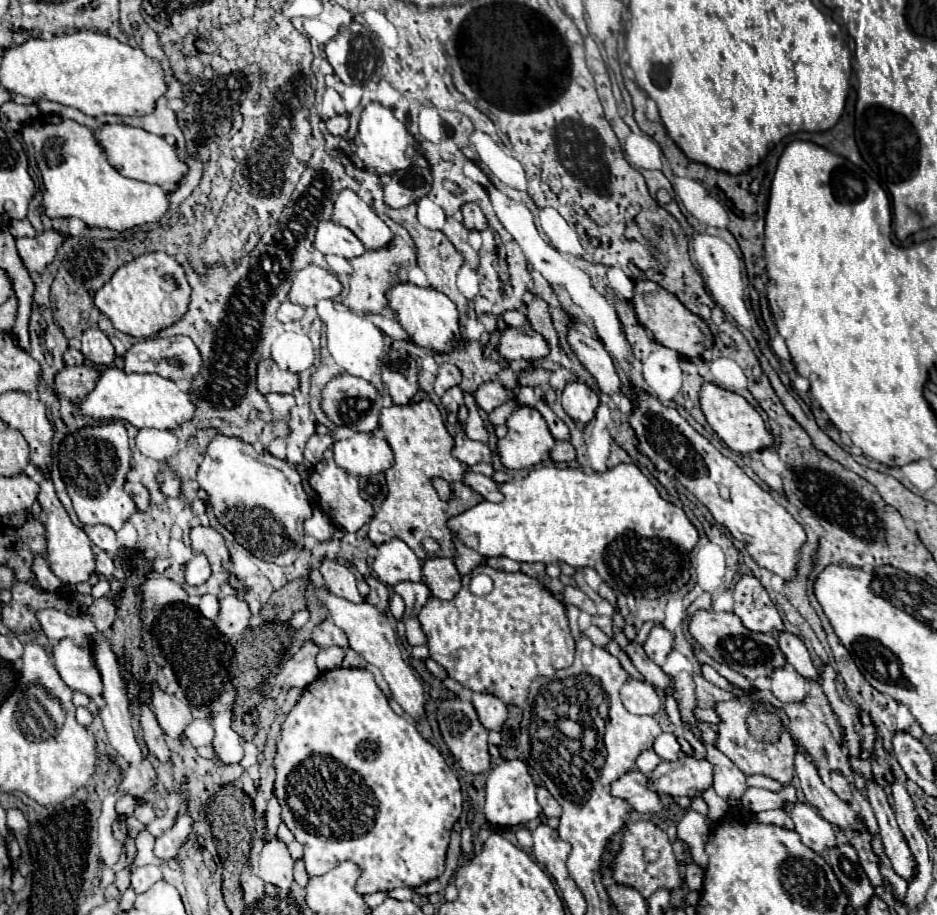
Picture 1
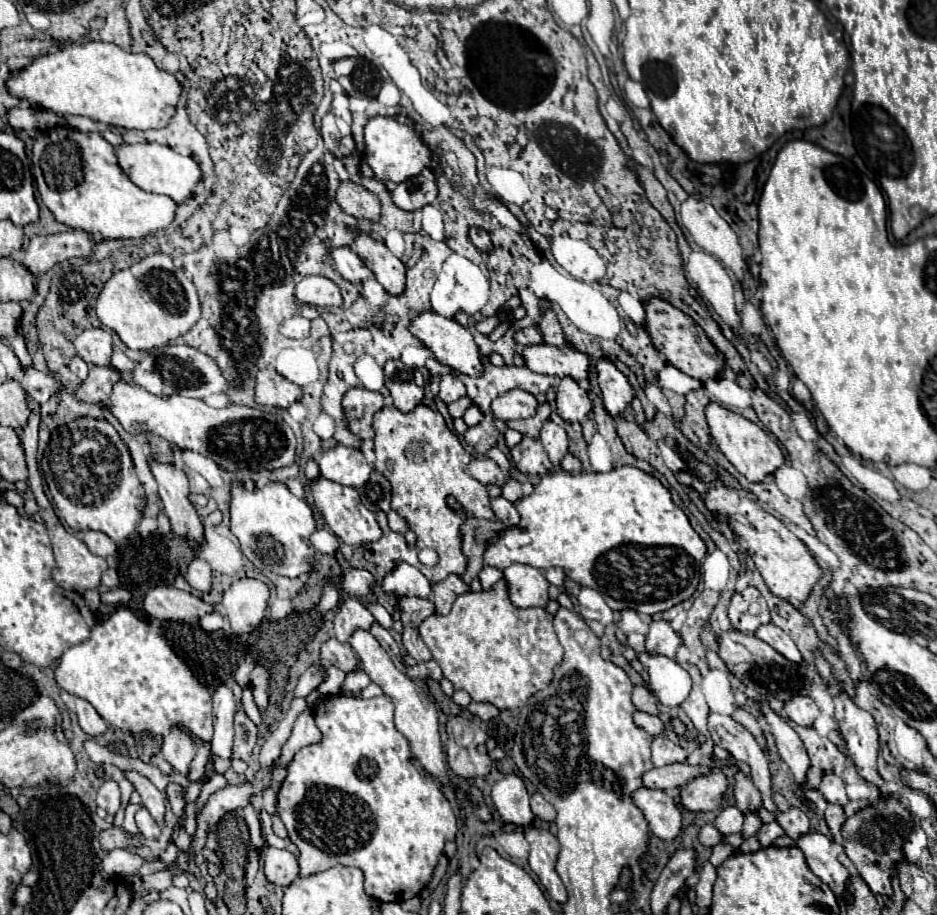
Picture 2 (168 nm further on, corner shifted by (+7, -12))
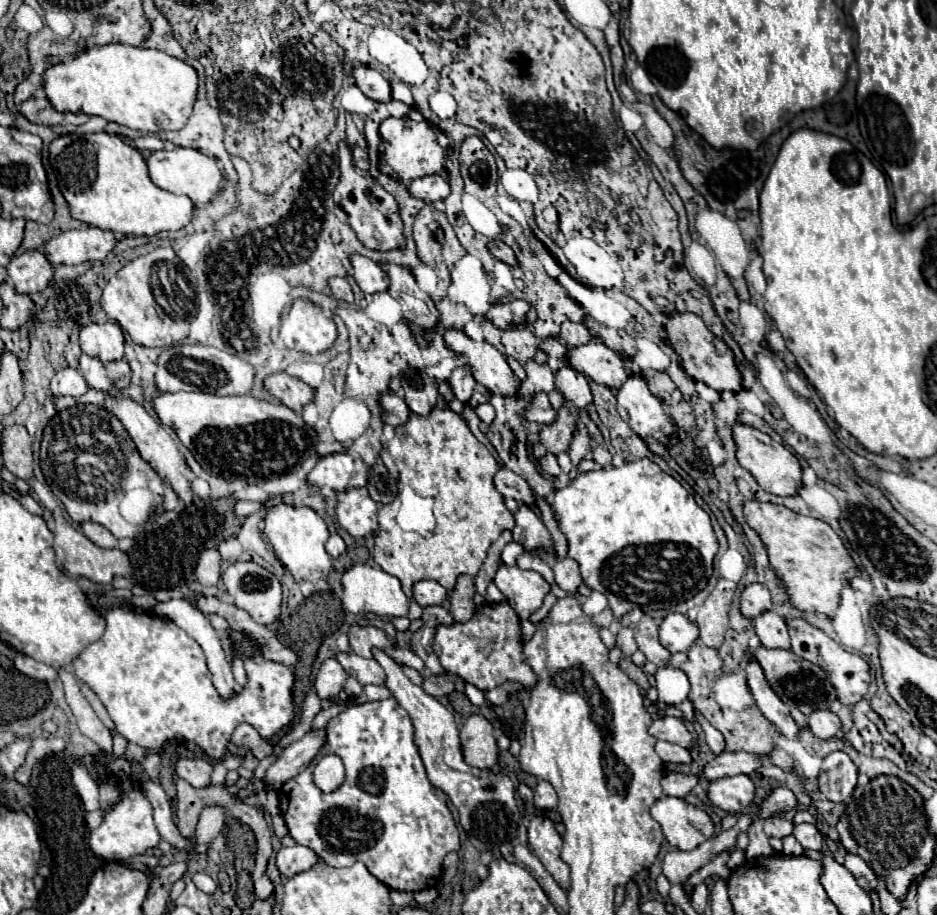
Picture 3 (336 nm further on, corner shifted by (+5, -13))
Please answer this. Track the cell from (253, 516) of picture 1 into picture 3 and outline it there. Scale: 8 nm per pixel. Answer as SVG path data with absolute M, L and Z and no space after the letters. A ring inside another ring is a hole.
M278 503L270 507L264 519L264 535L276 559L294 575L296 581L320 581L328 577L332 569L332 557L326 553L324 543L330 533L324 519L314 509L288 503Z

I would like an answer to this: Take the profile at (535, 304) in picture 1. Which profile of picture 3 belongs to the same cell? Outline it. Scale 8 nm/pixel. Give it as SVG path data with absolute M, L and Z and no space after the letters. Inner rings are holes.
M564 321L560 325L560 335L558 335L560 341L564 341L568 347L578 347L578 345L584 345L592 339L590 331L586 329L586 325L582 323L572 323L572 321Z

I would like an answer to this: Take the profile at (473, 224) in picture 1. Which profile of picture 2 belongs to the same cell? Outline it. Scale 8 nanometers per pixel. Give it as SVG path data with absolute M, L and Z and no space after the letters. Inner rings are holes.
M472 228L472 230L470 230L470 240L472 240L474 246L480 248L482 252L492 252L492 250L494 250L488 232L482 230L482 228Z

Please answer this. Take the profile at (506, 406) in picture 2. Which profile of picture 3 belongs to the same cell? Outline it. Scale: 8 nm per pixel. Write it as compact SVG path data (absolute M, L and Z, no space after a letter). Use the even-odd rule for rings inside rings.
M536 393L522 409L522 417L534 423L552 423L556 419L556 409L548 401L548 393Z

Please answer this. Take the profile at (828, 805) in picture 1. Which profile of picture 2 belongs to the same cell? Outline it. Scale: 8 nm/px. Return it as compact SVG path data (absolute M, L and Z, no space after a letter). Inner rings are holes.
M760 698L760 712L764 716L764 720L768 722L770 730L772 730L772 736L776 740L776 746L778 746L778 752L782 756L782 760L790 766L792 770L792 776L794 776L794 782L796 782L796 790L800 790L800 784L804 784L804 778L806 778L806 770L810 766L810 760L808 760L808 754L806 754L806 748L802 744L802 740L798 738L798 734L788 726L788 722L784 718L780 718L768 704L766 698Z

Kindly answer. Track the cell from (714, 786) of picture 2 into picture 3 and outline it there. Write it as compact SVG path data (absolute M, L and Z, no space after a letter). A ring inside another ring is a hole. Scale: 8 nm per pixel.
M734 775L722 777L710 783L708 799L712 805L728 811L740 813L754 797L754 783L748 775Z

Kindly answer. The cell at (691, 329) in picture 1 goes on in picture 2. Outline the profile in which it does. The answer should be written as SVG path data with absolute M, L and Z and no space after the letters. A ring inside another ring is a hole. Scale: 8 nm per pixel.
M652 298L646 304L646 330L652 338L652 344L666 356L666 360L682 370L684 374L696 378L696 380L712 380L718 378L718 374L724 370L724 356L722 352L708 340L704 330L682 310L674 308L670 302L662 298Z

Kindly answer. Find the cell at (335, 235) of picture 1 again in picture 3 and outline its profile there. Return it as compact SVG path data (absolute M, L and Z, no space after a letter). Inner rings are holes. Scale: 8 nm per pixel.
M350 255L350 263L352 263L352 277L356 279L358 287L364 293L378 293L378 291L386 291L388 289L388 275L380 269L378 263L370 261L368 257L362 255Z

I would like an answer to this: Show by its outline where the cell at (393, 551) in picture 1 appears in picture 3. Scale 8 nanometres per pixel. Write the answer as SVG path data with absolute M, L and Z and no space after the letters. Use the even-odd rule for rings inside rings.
M424 579L424 581L414 583L412 591L414 591L414 601L420 607L442 605L446 601L446 597L448 597L448 589L444 589L440 583L430 581L430 579Z

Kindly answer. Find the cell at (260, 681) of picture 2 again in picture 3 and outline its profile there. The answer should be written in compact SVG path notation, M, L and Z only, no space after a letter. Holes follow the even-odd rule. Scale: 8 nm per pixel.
M114 607L106 615L106 633L86 647L72 663L74 675L86 683L102 701L106 711L110 713L110 719L114 721L120 735L124 735L130 743L136 743L144 749L160 749L164 741L194 741L200 745L210 757L220 759L226 755L226 745L230 741L232 731L240 723L250 723L258 729L258 733L268 739L280 729L284 729L294 713L292 713L292 685L294 675L292 669L274 663L274 661L254 661L246 659L244 669L248 675L248 685L232 699L222 701L212 685L212 675L206 667L204 651L202 647L176 623L170 619L156 619L150 615L144 615L129 611L124 607Z

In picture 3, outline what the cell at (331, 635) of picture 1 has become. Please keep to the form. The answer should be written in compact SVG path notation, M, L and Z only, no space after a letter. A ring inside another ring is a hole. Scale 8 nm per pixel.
M340 651L336 653L334 659L344 667L344 671L350 677L358 679L362 685L366 685L366 683L384 685L384 671L374 659L364 659L354 653L340 653Z

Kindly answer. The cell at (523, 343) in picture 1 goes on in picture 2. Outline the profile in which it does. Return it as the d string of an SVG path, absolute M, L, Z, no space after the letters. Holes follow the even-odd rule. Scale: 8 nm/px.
M538 344L538 346L526 346L522 350L522 356L526 360L526 366L534 372L548 374L548 376L570 376L574 380L586 380L588 370L590 370L590 356L576 350L574 346L548 346L548 344Z

